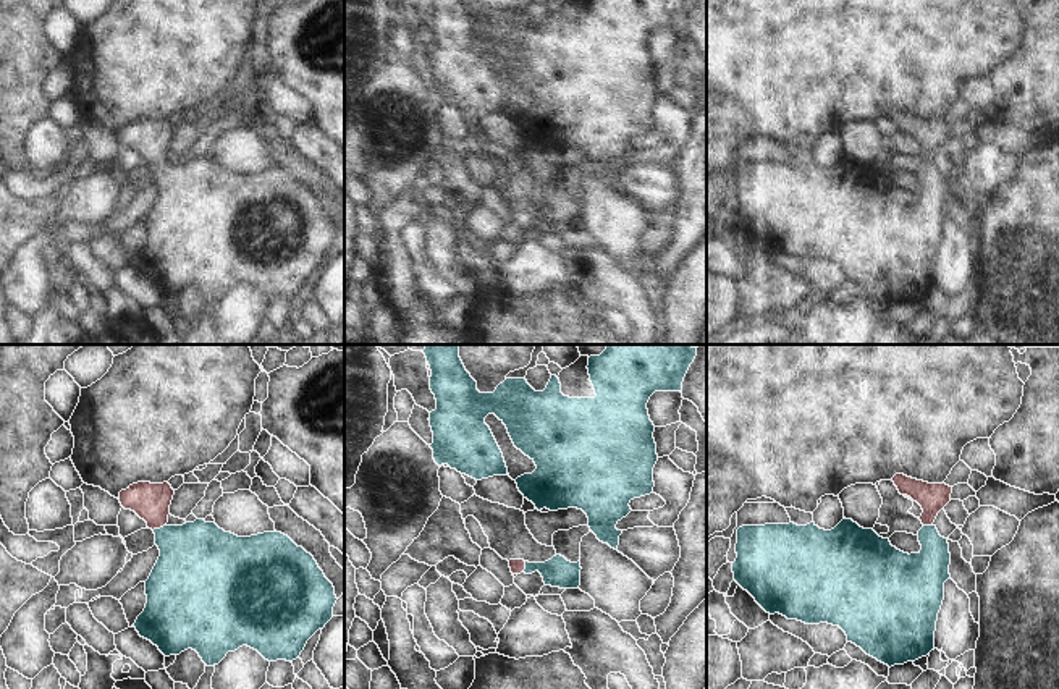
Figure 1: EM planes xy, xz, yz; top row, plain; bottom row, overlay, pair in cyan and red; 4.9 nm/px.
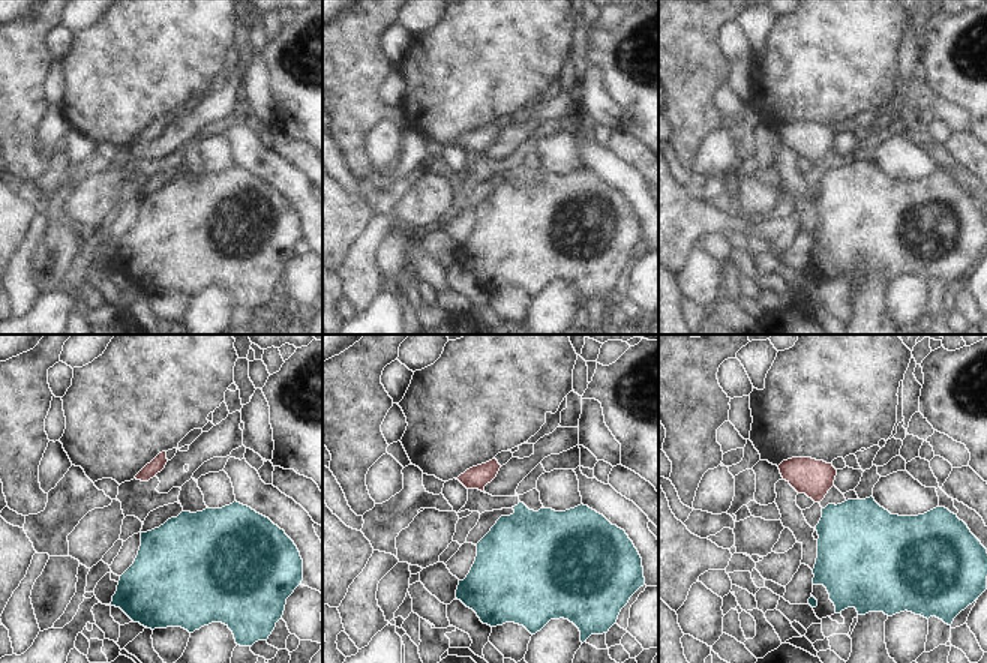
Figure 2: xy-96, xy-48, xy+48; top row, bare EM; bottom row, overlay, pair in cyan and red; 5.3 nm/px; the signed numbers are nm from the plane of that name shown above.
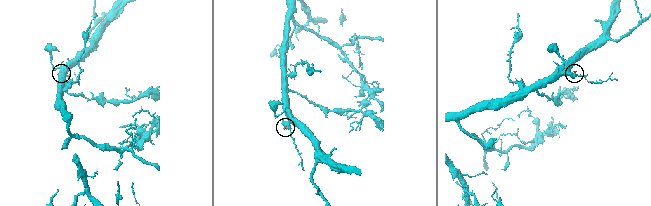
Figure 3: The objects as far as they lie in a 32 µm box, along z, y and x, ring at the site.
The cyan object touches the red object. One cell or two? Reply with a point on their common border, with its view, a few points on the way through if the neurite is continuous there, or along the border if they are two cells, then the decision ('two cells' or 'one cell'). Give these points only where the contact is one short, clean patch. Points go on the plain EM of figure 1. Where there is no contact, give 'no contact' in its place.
meets cyan in xy at (160, 165); runs through xy (198, 199), (160, 165), (151, 139); one cell

